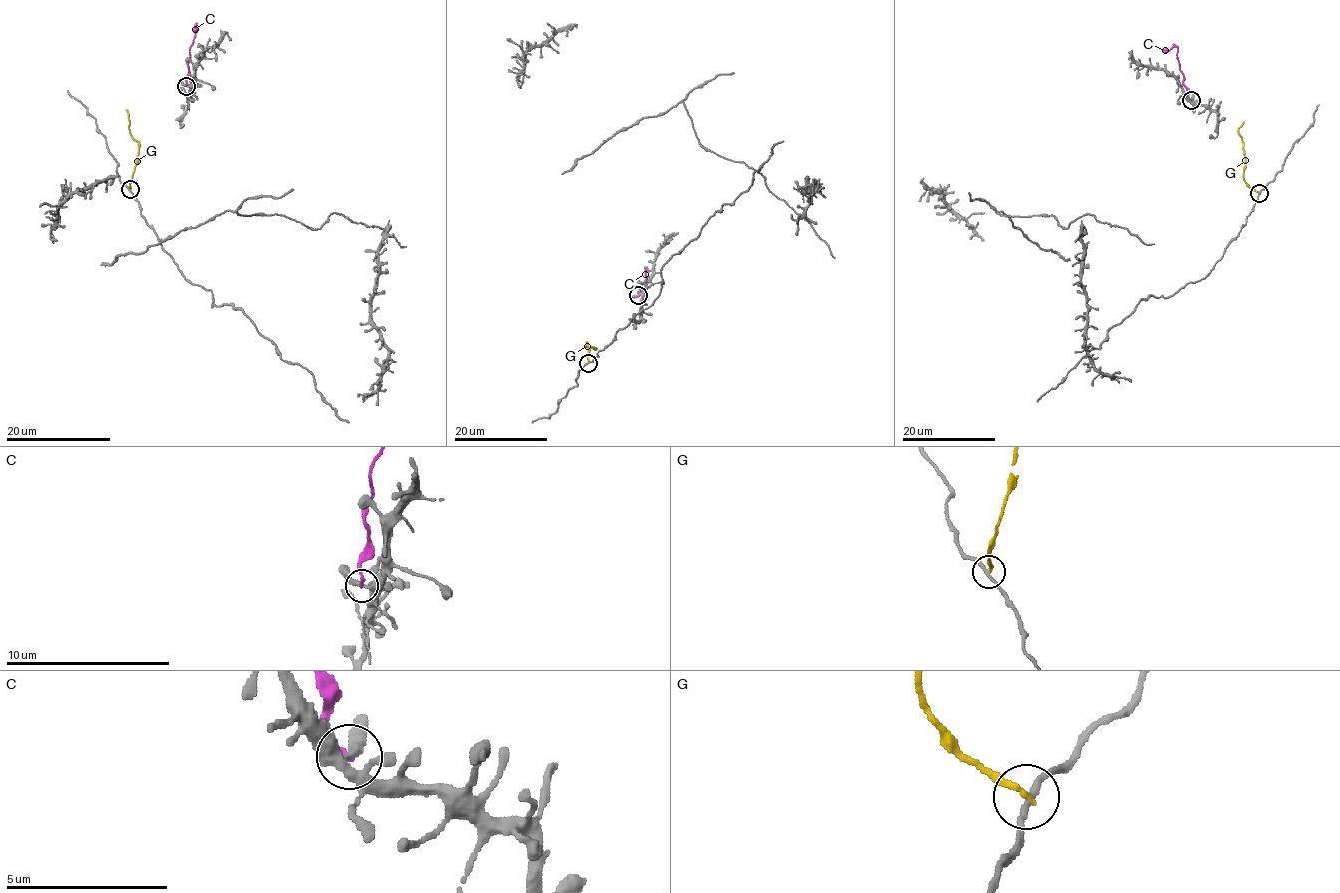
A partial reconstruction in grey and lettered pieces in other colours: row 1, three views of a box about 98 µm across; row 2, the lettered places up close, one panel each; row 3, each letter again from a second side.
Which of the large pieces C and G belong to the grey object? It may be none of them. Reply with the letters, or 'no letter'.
no letter

